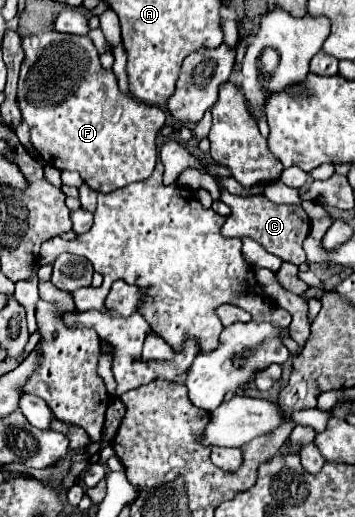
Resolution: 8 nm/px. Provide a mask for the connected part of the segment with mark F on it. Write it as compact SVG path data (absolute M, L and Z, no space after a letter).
M48 30L26 36L22 40L22 46L26 58L20 70L18 104L22 120L30 126L32 146L36 148L36 152L58 170L78 172L92 190L104 194L150 176L156 166L156 136L166 120L164 110L120 92L116 74L102 68L98 50L88 36Z

